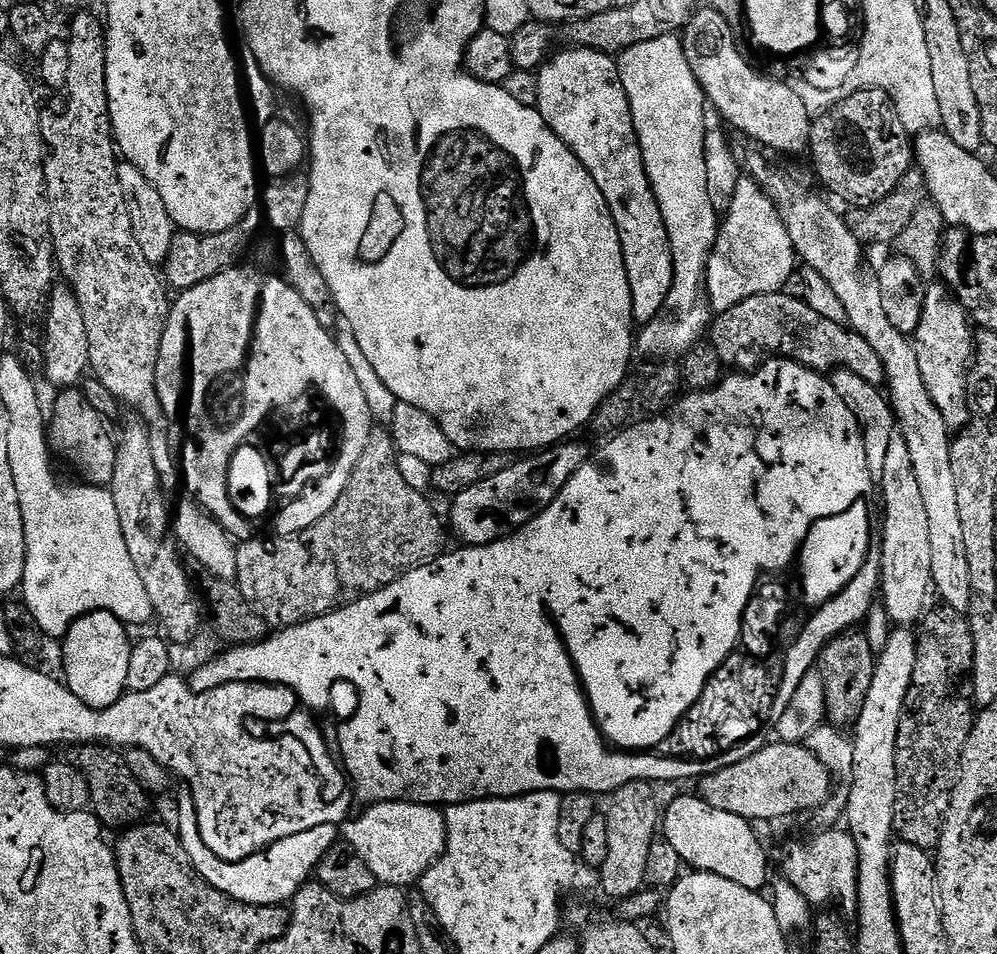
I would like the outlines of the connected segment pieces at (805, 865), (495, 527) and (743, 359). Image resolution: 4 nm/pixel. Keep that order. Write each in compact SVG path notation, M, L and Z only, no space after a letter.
M820 830L812 841L796 840L784 848L780 864L784 867L783 879L789 880L808 903L813 906L839 906L845 913L856 911L856 887L858 886L858 846L851 832Z
M561 442L547 450L541 450L513 459L498 474L462 490L452 502L450 528L461 536L468 546L492 544L503 536L510 536L516 529L530 522L544 508L558 498L562 486L574 478L577 470L590 459L590 451L584 444Z
M781 290L746 298L746 302L730 306L730 310L719 313L711 321L710 343L718 350L718 358L725 366L746 373L759 368L766 358L783 358L821 374L849 368L858 378L866 378L866 382L877 386L885 383L882 358L878 358L862 334L838 322L830 322L830 318L822 318L822 314L810 310L799 295L787 296L786 293Z

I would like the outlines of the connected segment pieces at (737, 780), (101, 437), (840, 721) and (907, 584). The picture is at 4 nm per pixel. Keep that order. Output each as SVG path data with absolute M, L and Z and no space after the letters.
M779 742L765 743L750 758L717 772L710 772L698 780L698 795L714 810L726 810L726 814L738 814L738 818L746 818L750 822L756 820L784 820L787 816L796 816L799 812L812 812L823 808L832 794L834 777L822 762L804 744L782 744Z
M63 389L57 393L58 398L50 408L48 418L49 443L56 451L63 454L84 476L87 485L109 487L114 476L117 458L115 437L108 432L99 412L86 398L81 389Z
M847 630L834 637L821 650L818 670L822 674L822 686L826 690L826 720L829 725L841 730L855 725L856 719L862 714L862 706L866 706L866 694L870 694L870 682L874 682L877 653L873 652L870 642L863 631Z
M899 434L890 438L886 453L886 470L879 477L878 492L884 495L884 541L879 541L882 552L879 595L889 621L896 626L912 626L923 617L928 604L928 592L933 591L930 570L930 525L922 489L910 460L910 446Z

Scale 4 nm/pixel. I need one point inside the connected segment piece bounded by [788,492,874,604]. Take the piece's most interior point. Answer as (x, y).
(833, 549)

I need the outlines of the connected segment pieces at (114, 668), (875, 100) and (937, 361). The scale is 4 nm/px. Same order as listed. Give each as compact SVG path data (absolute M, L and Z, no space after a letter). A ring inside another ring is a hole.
M94 611L76 620L62 638L64 682L76 697L91 708L109 708L127 691L126 677L133 645L127 632L127 627L116 615L108 611Z
M863 88L812 120L808 148L820 180L848 206L865 208L890 194L914 164L914 140L881 88Z
M932 282L925 287L924 305L922 306L922 322L918 322L918 330L914 337L916 353L918 354L918 367L922 370L922 382L926 382L926 390L930 392L930 398L934 402L934 406L938 406L938 414L942 414L942 418L946 422L946 426L950 430L963 430L968 425L970 419L970 409L968 407L968 373L972 366L972 357L974 355L974 325L969 317L968 311L963 308L952 295L951 291L943 283Z

